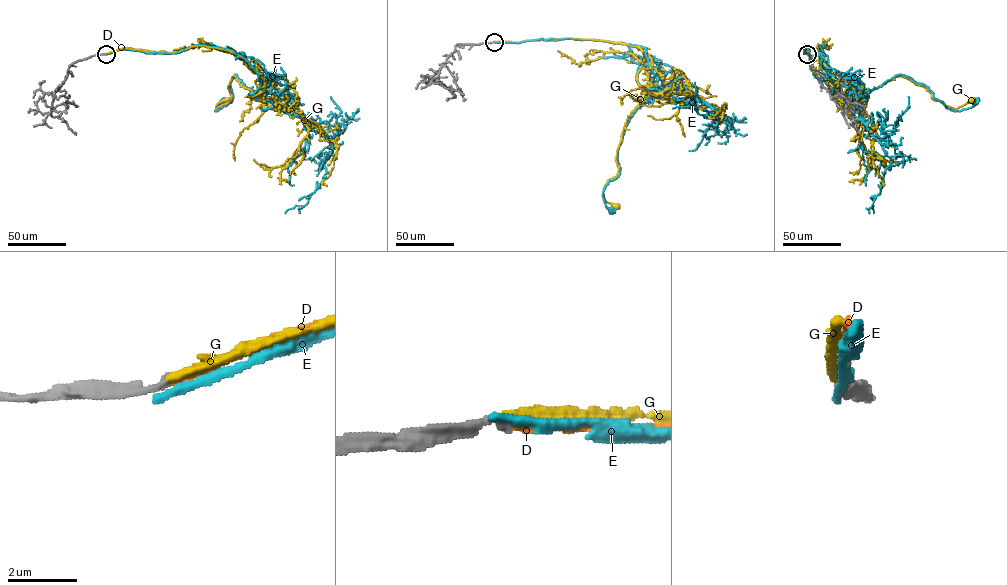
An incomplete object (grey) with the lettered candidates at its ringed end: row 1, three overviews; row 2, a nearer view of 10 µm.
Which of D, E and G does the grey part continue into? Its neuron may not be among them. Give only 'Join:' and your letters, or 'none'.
Join: G

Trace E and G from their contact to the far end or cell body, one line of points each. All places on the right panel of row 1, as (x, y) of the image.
E: (807, 54), (814, 76), (833, 92), (868, 92), (900, 74), (946, 108), (975, 102)
G: (807, 54), (805, 46), (835, 96), (858, 102), (899, 76), (946, 106), (971, 100)

